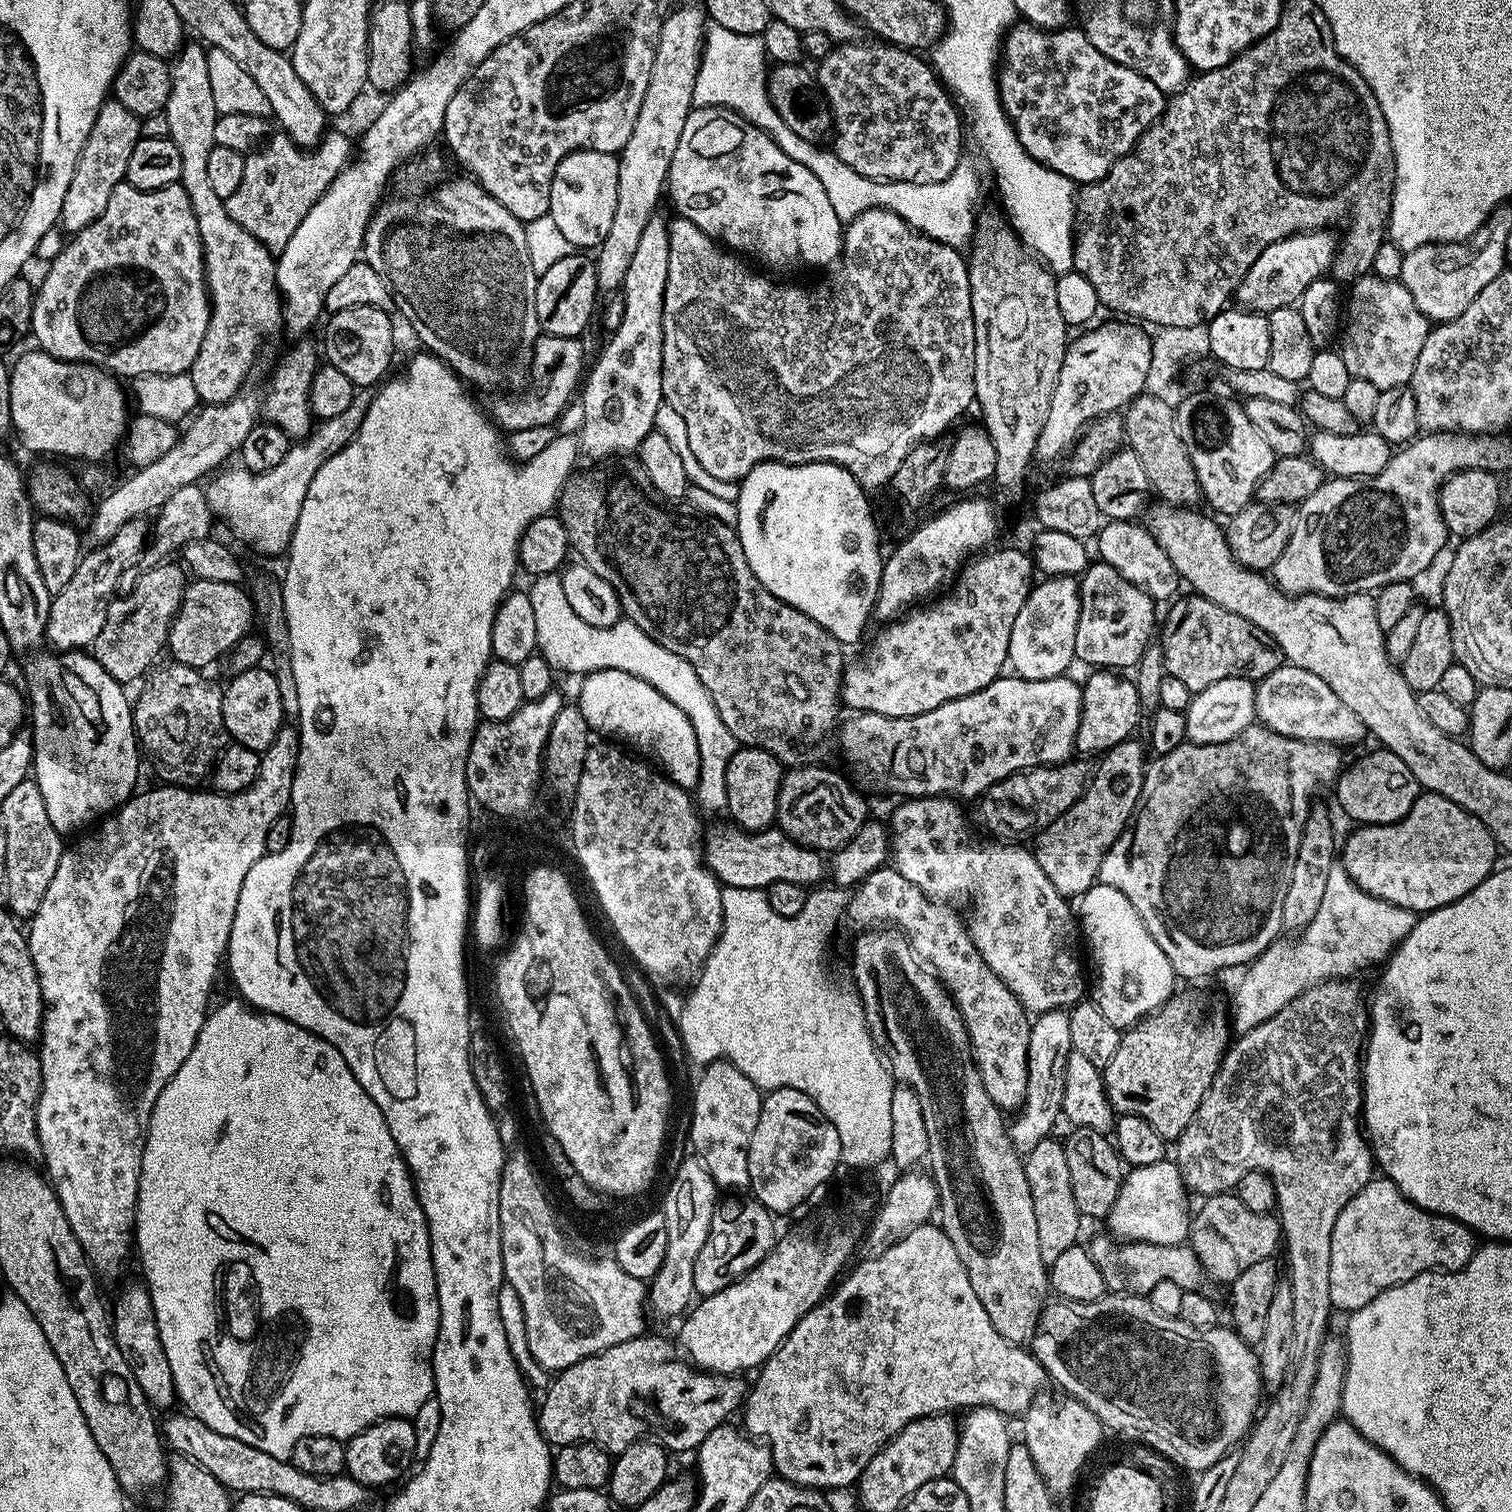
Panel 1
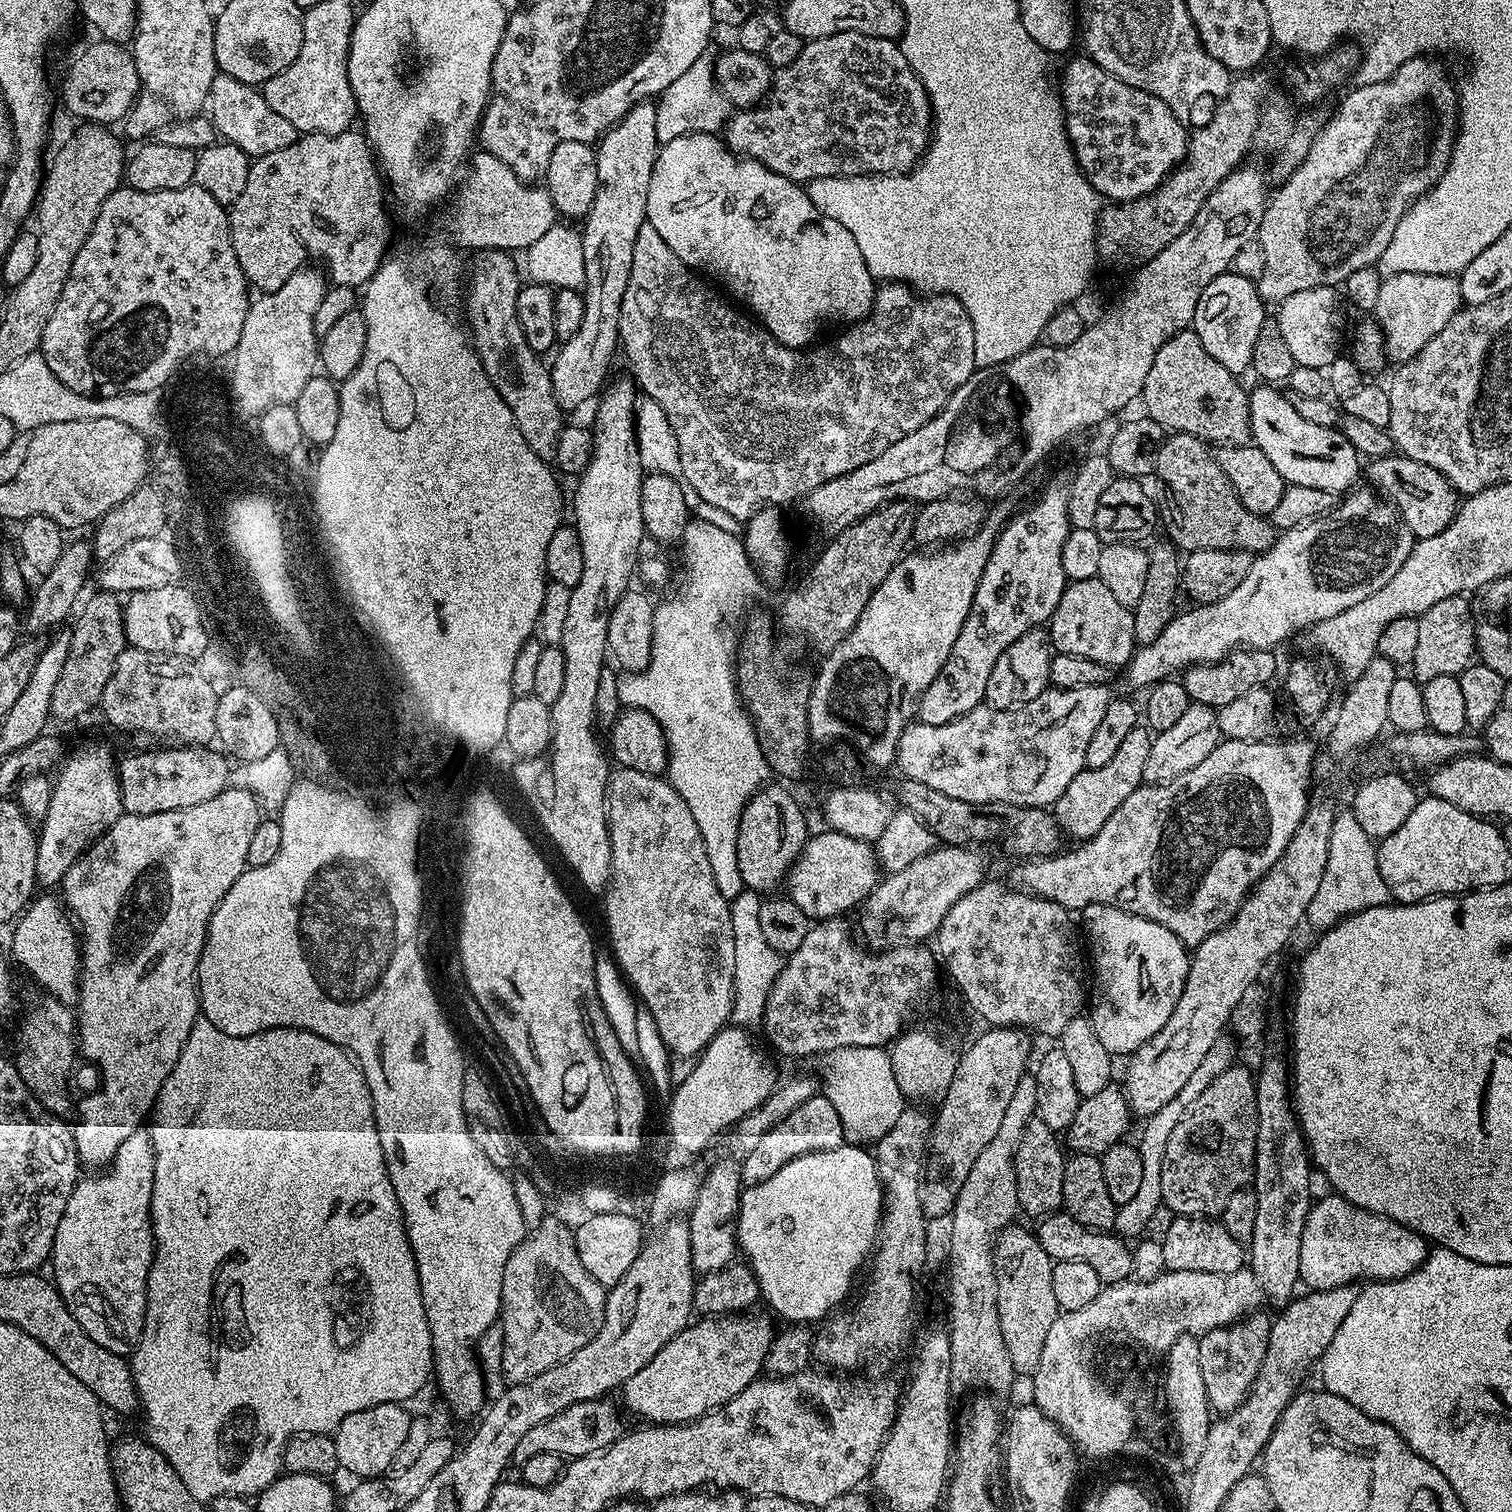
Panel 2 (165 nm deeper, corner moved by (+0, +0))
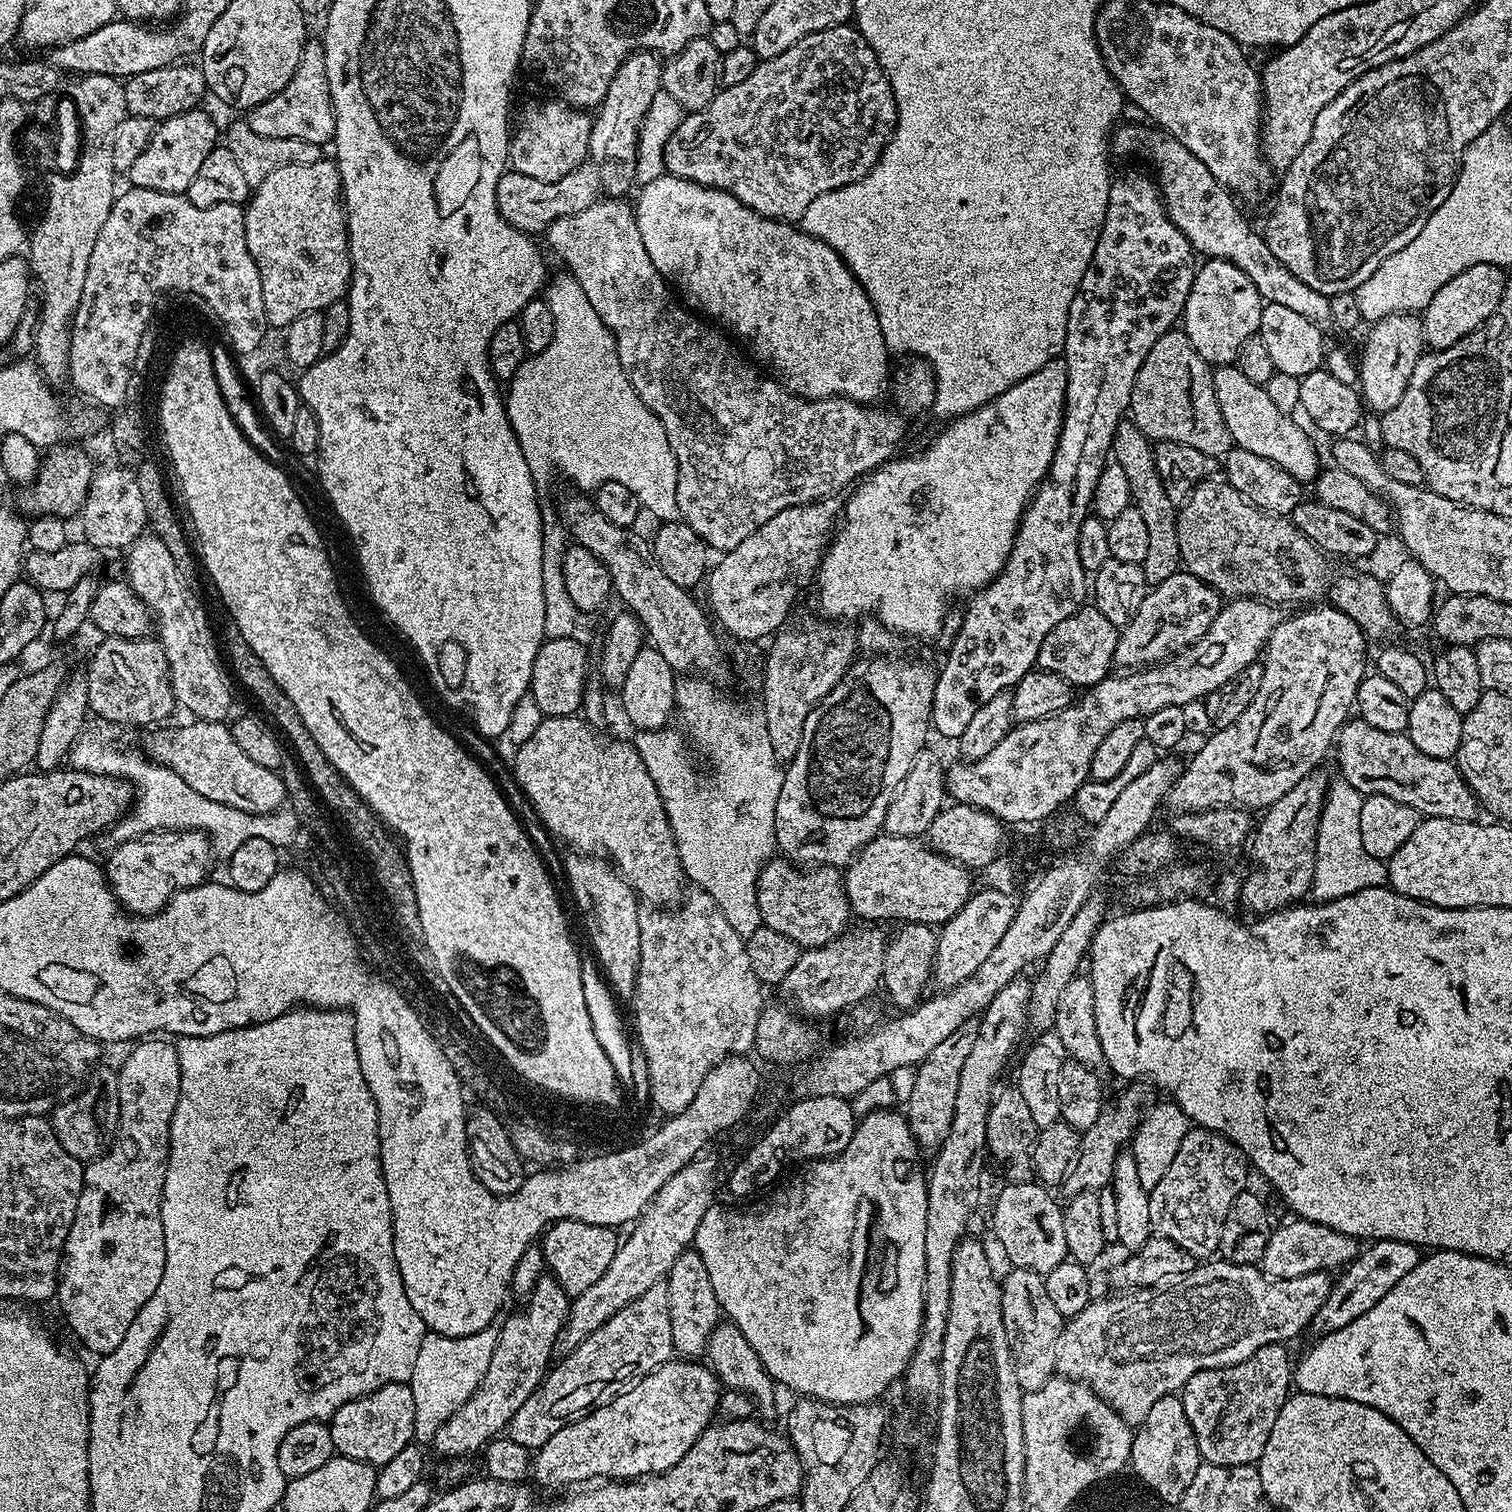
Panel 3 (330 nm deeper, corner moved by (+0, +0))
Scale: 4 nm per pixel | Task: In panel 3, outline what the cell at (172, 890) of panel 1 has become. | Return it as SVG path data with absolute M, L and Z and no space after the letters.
M154 831L121 840L115 847L106 863L108 887L125 912L134 916L153 916L155 912L162 912L176 892L205 883L209 879L208 867L214 861L212 841L201 831Z

